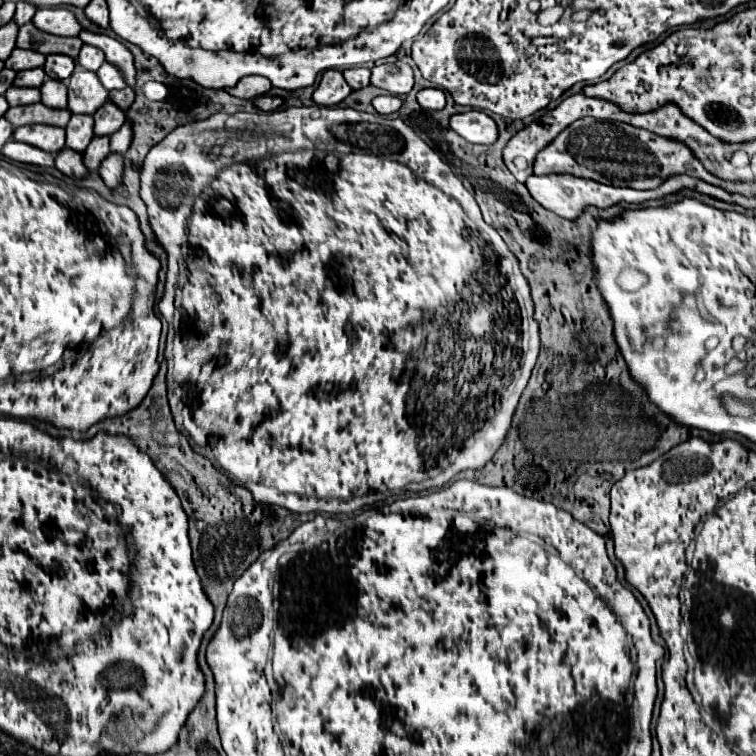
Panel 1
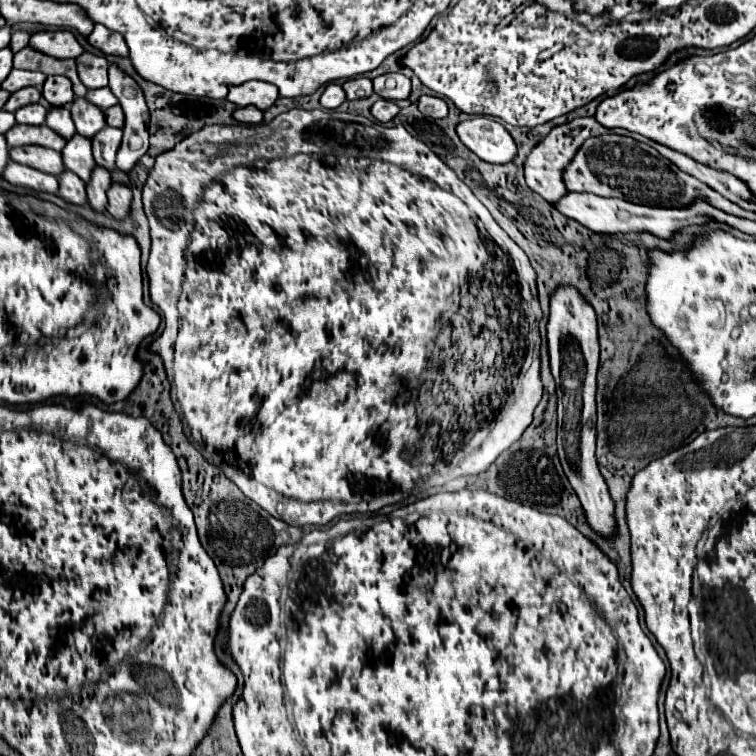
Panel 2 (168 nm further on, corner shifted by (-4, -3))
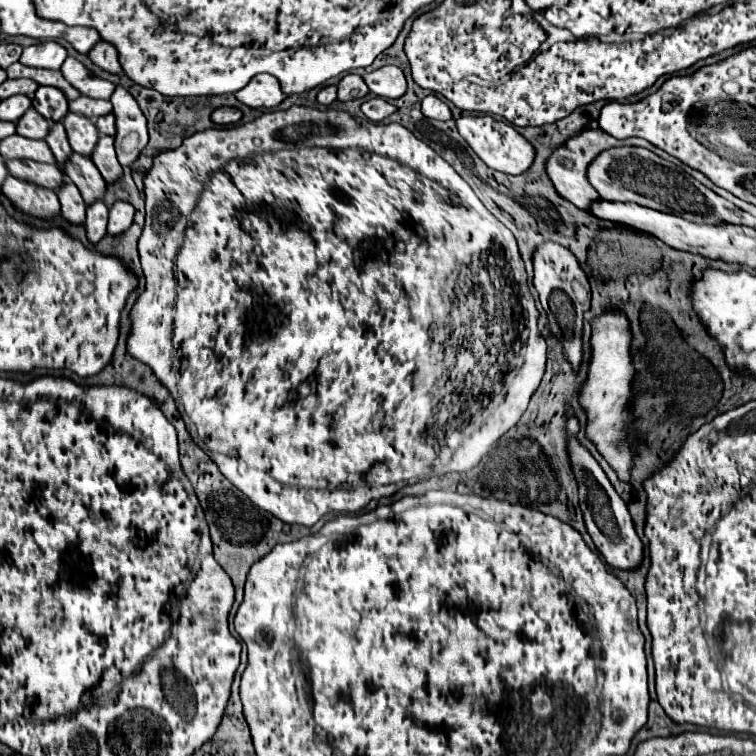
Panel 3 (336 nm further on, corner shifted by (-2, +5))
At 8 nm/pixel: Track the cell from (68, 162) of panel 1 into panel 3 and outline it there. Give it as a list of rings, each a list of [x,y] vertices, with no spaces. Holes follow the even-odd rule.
[[[65,182],[63,188],[59,188],[57,198],[61,202],[61,216],[69,224],[83,224],[85,222],[85,202],[73,182]]]

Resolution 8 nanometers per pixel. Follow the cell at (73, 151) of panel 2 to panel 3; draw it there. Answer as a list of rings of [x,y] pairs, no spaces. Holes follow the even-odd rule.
[[[73,152],[71,160],[65,164],[65,172],[67,172],[65,176],[79,188],[87,206],[95,204],[95,200],[105,198],[107,184],[99,170],[95,168],[95,164],[91,162],[91,158]]]

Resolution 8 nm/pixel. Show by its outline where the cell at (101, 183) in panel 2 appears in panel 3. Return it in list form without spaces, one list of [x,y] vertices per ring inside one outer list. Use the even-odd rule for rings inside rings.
[[[95,202],[93,206],[87,208],[87,220],[85,220],[85,230],[87,230],[87,238],[91,244],[97,244],[103,236],[105,236],[105,228],[107,228],[107,206],[103,202]]]

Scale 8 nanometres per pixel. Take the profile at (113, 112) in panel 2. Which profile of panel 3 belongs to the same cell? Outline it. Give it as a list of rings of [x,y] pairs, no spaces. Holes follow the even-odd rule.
[[[107,114],[107,116],[101,116],[97,122],[95,122],[97,130],[103,134],[103,136],[115,136],[115,116],[113,114]]]

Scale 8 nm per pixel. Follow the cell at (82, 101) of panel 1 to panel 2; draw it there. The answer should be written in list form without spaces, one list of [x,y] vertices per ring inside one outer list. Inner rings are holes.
[[[75,98],[73,104],[69,104],[69,110],[73,114],[77,134],[93,138],[99,130],[105,128],[105,114],[101,112],[101,108],[93,108],[89,100]]]

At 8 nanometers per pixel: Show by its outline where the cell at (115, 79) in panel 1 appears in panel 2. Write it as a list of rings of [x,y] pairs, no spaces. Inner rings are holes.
[[[109,86],[89,90],[85,98],[87,98],[89,102],[93,102],[95,106],[99,106],[101,110],[107,110],[109,106],[115,106],[115,104],[117,104],[117,98],[113,96],[113,92],[109,92]]]

